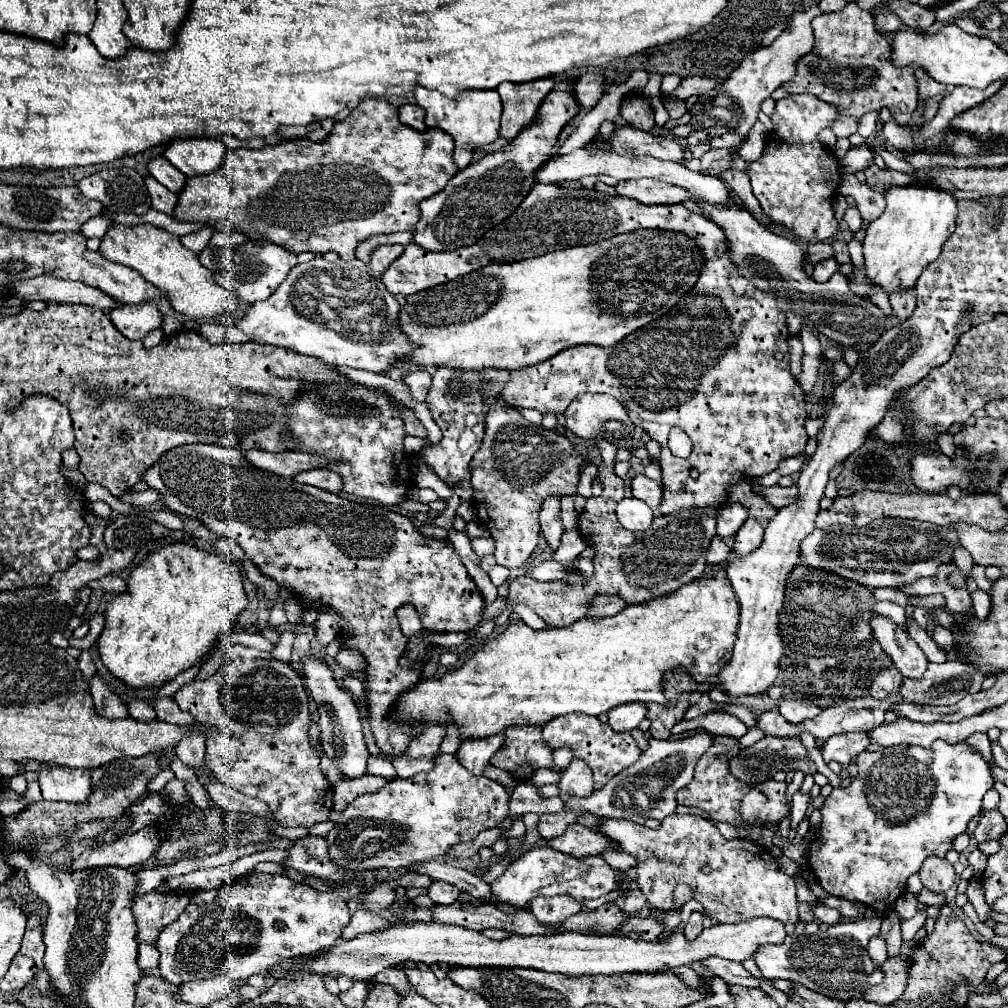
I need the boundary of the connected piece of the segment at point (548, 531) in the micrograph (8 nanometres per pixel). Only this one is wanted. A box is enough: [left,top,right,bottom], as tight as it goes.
[540,496,564,550]

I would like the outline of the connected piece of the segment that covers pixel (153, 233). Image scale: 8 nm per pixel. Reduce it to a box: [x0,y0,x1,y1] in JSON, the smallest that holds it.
[100,224,240,318]

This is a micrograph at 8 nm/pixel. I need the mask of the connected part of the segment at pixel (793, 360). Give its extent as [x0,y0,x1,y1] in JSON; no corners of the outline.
[788,336,802,376]

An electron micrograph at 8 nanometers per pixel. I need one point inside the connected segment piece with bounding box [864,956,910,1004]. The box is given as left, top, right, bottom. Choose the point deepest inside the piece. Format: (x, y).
(895, 970)

